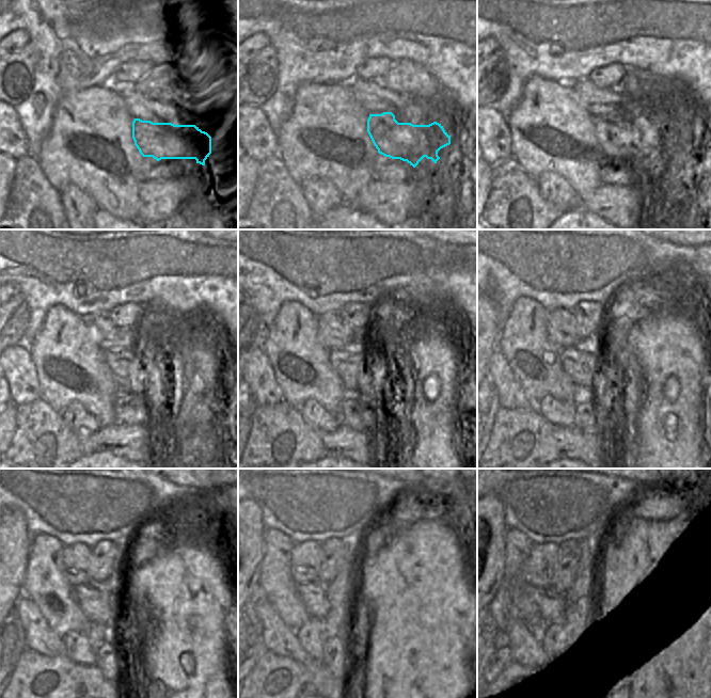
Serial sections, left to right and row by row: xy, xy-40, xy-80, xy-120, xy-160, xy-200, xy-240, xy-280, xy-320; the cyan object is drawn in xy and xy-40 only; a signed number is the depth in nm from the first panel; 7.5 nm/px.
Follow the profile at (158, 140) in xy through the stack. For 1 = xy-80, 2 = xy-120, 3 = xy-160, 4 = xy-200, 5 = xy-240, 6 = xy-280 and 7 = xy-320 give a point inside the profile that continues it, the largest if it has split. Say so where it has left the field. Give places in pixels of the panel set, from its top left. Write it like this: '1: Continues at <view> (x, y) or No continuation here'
1: Continues at xy-80 (623, 135)
2: Continues at xy-120 (129, 369)
3: Continues at xy-160 (363, 373)
4: Continues at xy-200 (585, 363)
5: Continues at xy-240 (100, 602)
6: Continues at xy-280 (313, 597)
7: Continues at xy-320 (551, 606)

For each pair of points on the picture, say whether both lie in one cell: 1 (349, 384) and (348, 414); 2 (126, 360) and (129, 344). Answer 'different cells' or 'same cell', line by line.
1: different cells
2: different cells

